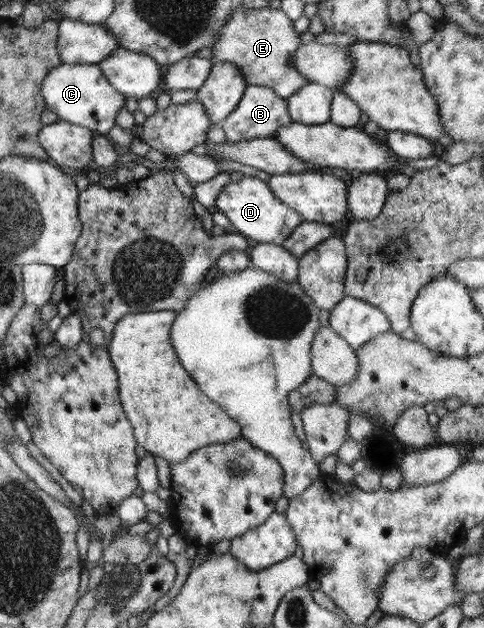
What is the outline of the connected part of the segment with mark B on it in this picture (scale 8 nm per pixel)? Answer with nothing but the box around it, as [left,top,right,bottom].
[220,85,292,143]

